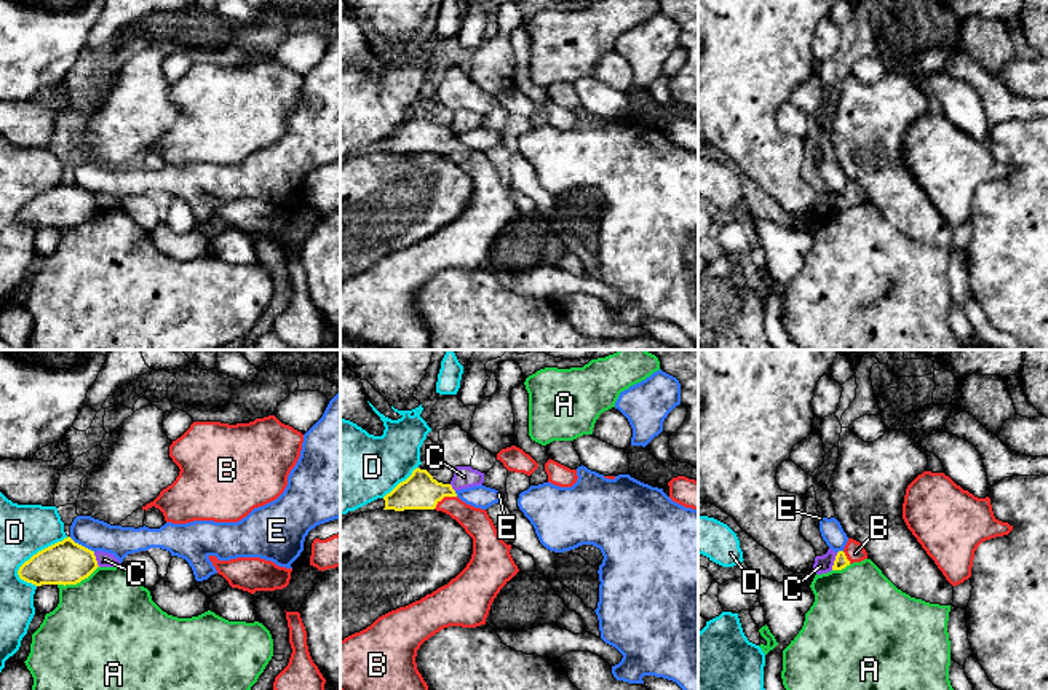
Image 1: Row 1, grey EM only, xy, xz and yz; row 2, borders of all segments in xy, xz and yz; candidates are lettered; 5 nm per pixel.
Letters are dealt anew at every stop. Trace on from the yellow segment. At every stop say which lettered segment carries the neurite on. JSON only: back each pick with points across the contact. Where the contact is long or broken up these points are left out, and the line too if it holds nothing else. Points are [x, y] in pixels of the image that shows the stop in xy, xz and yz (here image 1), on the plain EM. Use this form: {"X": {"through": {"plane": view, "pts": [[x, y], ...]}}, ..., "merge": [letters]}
{"B": {"through": {"plane": "xz", "pts": [[419, 133], [444, 138], [476, 165]]}}, "merge": ["B"]}

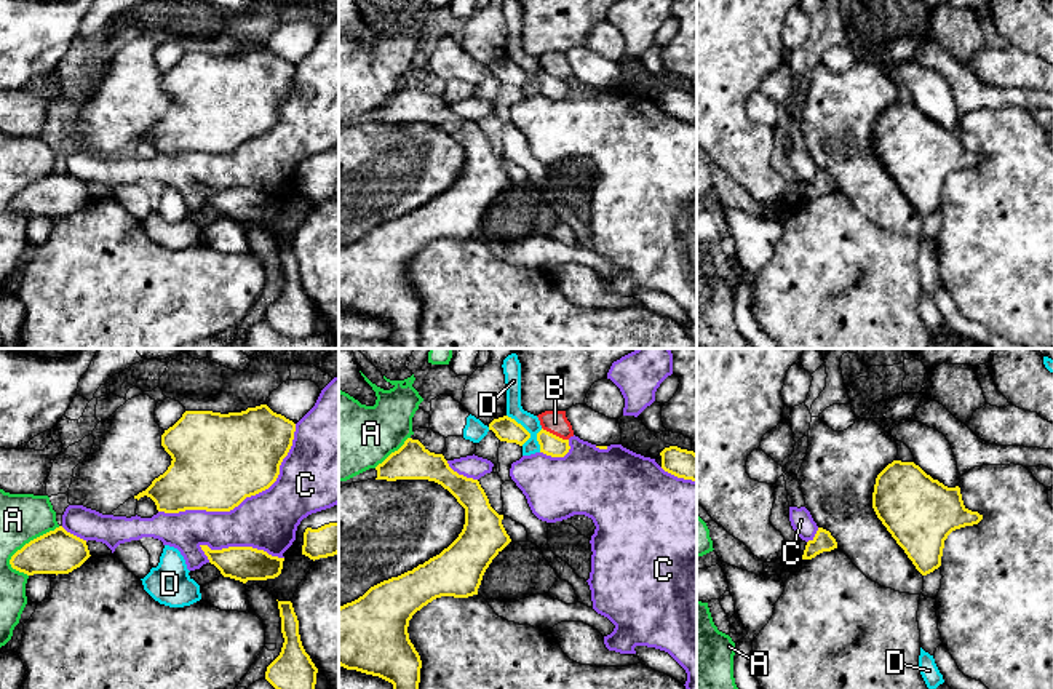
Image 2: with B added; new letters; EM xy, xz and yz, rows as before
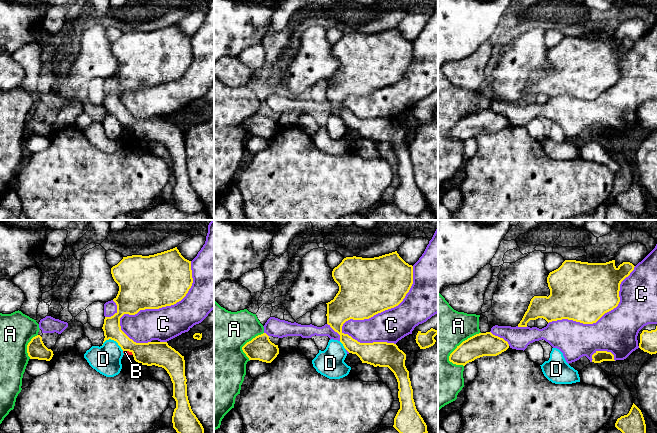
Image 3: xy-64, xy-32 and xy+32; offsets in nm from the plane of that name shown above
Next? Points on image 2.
{"merge": []}

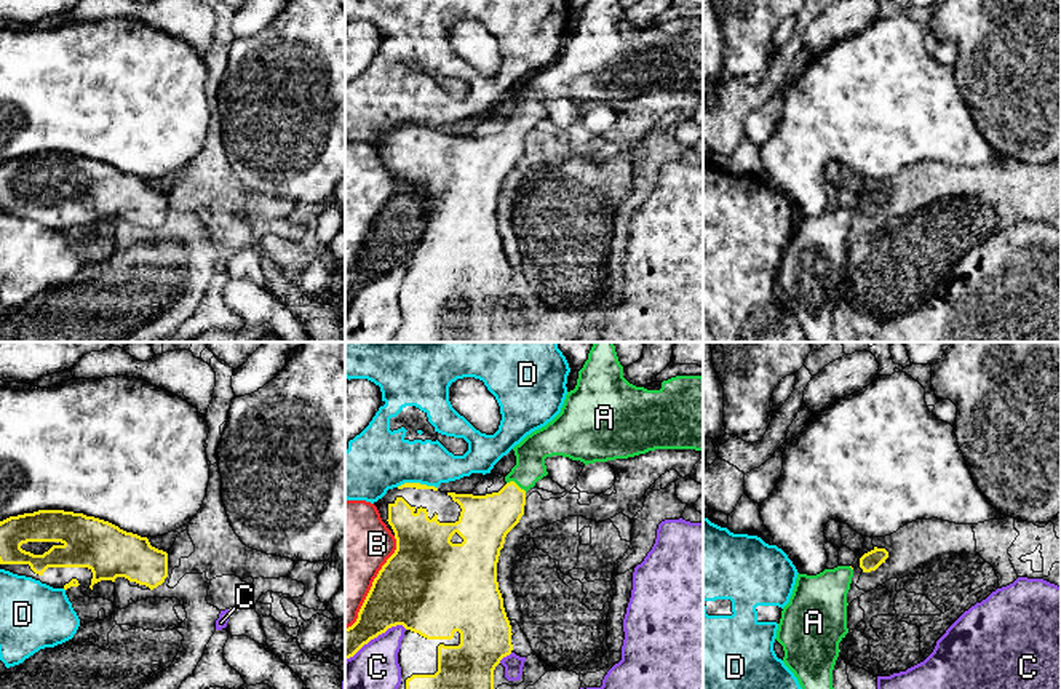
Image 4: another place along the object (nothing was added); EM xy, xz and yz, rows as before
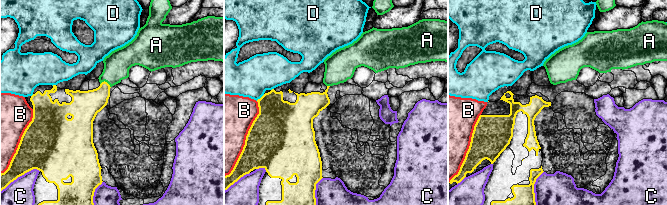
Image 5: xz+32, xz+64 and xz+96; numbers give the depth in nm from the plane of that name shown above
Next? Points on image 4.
{"A": {"through": {"plane": "xz", "pts": [[484, 163], [513, 135], [515, 125], [531, 109], [531, 95]]}}, "merge": ["A"]}

